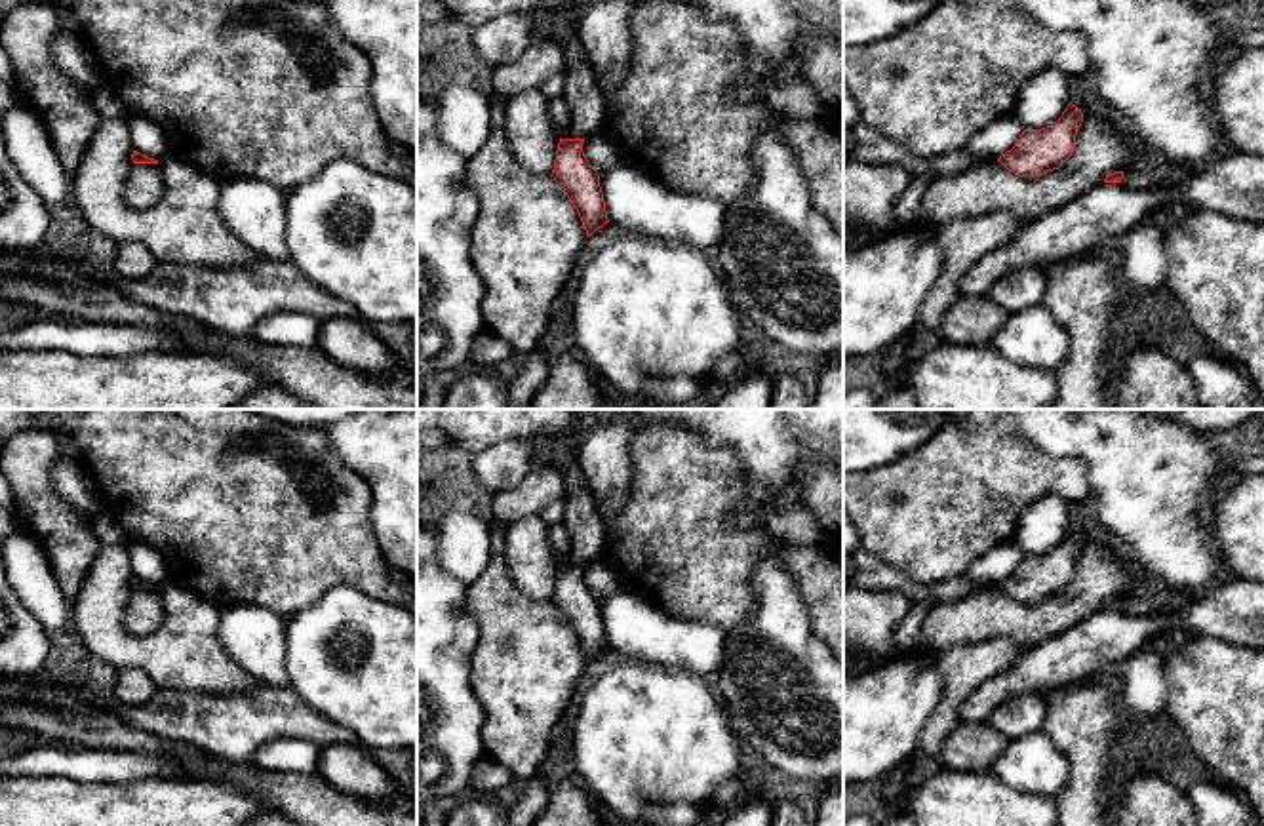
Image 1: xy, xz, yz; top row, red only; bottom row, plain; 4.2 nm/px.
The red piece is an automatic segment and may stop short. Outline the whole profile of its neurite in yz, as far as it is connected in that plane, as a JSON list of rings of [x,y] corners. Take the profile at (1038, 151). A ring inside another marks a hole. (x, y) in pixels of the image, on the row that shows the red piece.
[[[1070,103],[1051,126],[1024,129],[1015,147],[1001,154],[997,162],[1015,175],[1028,179],[1058,169],[1074,152],[1081,122],[1081,110]]]

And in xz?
[[[560,139],[552,177],[577,209],[586,236],[602,228],[607,219],[598,171],[583,152],[584,139]]]

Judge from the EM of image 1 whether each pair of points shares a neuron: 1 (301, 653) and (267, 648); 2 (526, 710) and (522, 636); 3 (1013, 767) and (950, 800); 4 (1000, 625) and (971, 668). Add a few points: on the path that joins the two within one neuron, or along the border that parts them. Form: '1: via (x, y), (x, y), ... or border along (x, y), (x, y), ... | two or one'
1: border along (284, 623), (284, 672), (288, 684) | two
2: via (526, 691), (526, 655) | one
3: border along (988, 769), (1007, 785), (1036, 796) | two
4: border along (1026, 646), (1009, 636), (992, 636), (947, 648) | two

